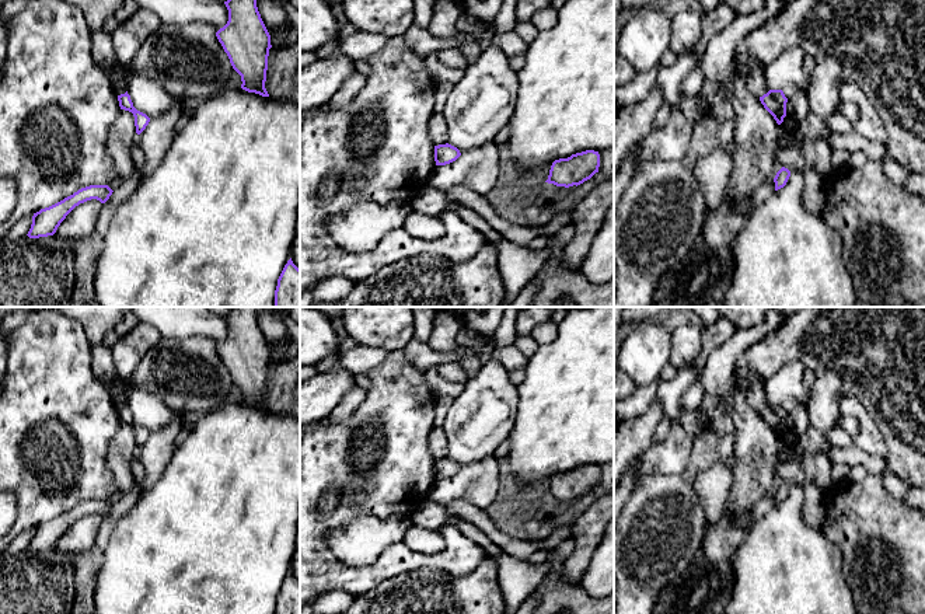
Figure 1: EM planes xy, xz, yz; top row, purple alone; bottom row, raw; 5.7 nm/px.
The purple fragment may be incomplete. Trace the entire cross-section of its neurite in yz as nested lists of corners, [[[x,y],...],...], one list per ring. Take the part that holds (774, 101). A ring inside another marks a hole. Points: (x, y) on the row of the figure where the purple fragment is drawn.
[[[769,90],[767,94],[760,97],[761,104],[764,108],[774,116],[778,125],[783,122],[786,116],[786,102],[788,98],[785,97],[782,90]]]

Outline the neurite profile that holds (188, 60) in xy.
[[[206,22],[161,24],[128,66],[132,77],[154,80],[184,101],[220,94],[234,70],[214,28]]]

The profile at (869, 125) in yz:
[[[844,84],[840,91],[840,100],[854,104],[859,109],[859,118],[852,123],[852,130],[856,135],[869,140],[886,143],[887,133],[884,125],[870,100],[858,84]]]

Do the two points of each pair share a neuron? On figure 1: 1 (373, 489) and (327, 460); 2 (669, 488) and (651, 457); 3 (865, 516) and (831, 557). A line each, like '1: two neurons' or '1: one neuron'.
1: one neuron
2: two neurons
3: two neurons

